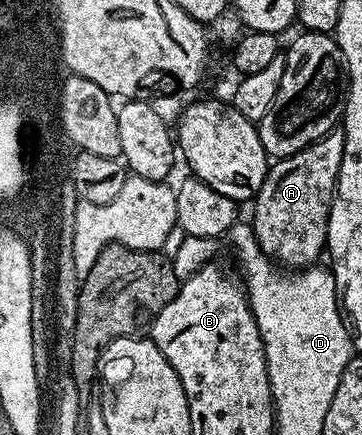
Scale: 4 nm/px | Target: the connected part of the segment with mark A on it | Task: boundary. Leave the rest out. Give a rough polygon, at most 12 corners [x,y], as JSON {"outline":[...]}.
{"outline":[[344,132],[269,165],[250,225],[281,267],[321,261]]}

